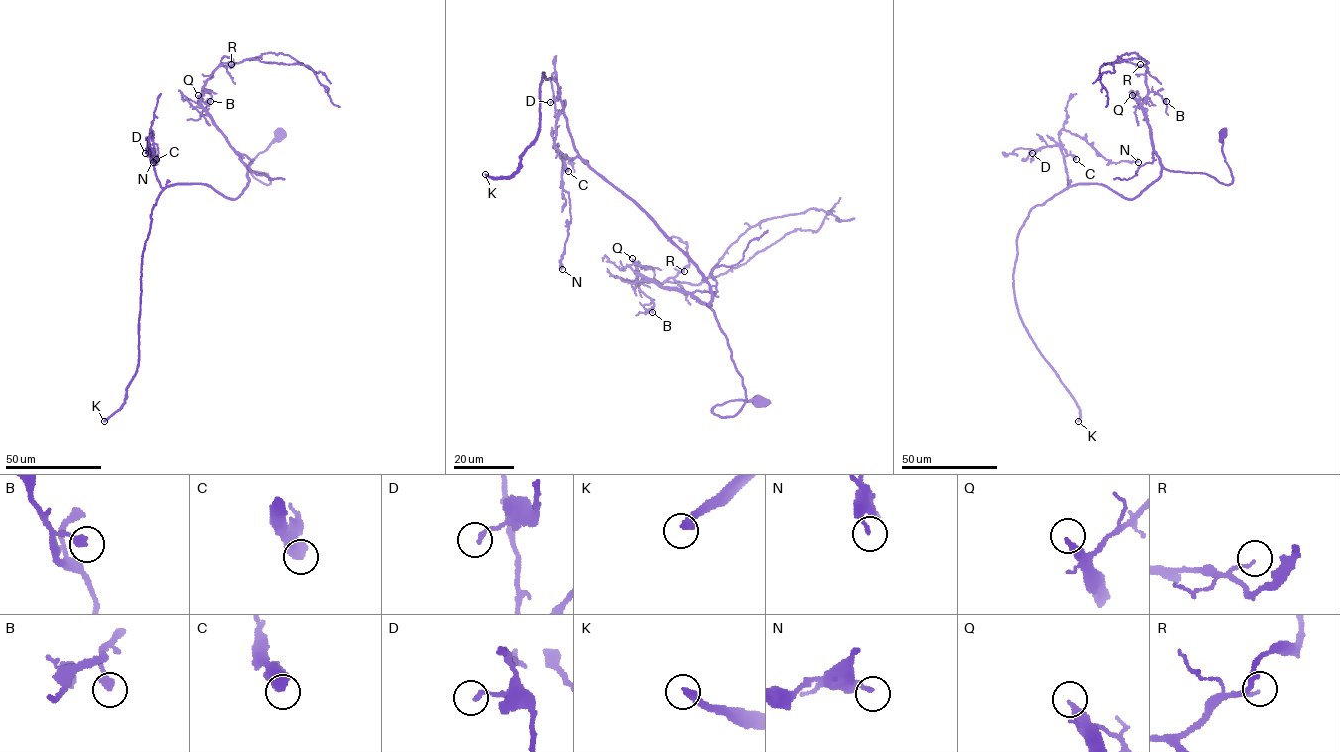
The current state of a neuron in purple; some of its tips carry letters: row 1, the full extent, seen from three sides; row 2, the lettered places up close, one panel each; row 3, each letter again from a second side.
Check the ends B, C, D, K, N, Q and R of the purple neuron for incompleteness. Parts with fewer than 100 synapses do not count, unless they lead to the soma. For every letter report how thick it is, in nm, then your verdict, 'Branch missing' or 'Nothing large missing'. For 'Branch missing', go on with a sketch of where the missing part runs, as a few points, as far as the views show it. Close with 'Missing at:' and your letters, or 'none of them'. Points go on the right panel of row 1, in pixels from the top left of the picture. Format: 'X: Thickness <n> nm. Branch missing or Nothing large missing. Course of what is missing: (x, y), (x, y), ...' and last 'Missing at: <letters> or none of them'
B: Thickness 360 nm. Nothing large missing
C: Thickness 550 nm. Nothing large missing
D: Thickness 180 nm. Nothing large missing
K: Thickness 320 nm. Branch missing
N: Thickness 200 nm. Nothing large missing
Q: Thickness 260 nm. Branch missing. Course of what is missing: (1132, 95), (1119, 84), (1088, 87), (1048, 80), (1047, 101), (1065, 125), (1078, 126), (1078, 138), (1083, 142)
R: Thickness 130 nm. Nothing large missing
Missing at: K, Q

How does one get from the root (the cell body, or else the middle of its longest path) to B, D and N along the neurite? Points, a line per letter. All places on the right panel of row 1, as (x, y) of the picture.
B: (1223, 133), (1229, 184), (1205, 173), (1166, 169), (1154, 149), (1142, 106), (1152, 91), (1166, 101)
D: (1223, 133), (1231, 183), (1163, 167), (1132, 199), (1102, 184), (1066, 188), (1061, 148), (1046, 145), (1032, 153)
N: (1223, 133), (1229, 184), (1163, 167), (1125, 199), (1102, 184), (1066, 188), (1060, 131), (1111, 162), (1138, 162)

